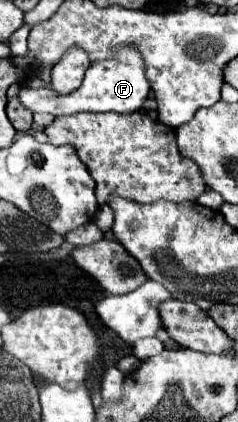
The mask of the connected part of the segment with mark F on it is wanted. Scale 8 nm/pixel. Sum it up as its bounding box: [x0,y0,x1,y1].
[19,45,149,117]

